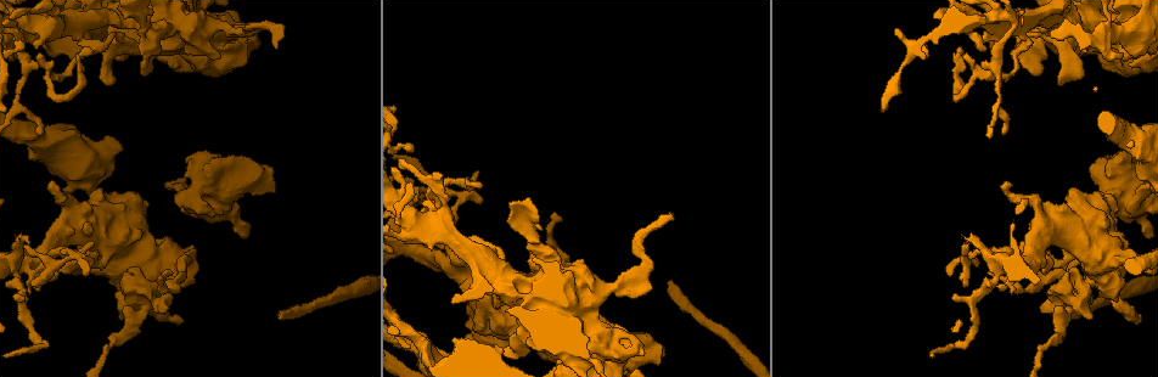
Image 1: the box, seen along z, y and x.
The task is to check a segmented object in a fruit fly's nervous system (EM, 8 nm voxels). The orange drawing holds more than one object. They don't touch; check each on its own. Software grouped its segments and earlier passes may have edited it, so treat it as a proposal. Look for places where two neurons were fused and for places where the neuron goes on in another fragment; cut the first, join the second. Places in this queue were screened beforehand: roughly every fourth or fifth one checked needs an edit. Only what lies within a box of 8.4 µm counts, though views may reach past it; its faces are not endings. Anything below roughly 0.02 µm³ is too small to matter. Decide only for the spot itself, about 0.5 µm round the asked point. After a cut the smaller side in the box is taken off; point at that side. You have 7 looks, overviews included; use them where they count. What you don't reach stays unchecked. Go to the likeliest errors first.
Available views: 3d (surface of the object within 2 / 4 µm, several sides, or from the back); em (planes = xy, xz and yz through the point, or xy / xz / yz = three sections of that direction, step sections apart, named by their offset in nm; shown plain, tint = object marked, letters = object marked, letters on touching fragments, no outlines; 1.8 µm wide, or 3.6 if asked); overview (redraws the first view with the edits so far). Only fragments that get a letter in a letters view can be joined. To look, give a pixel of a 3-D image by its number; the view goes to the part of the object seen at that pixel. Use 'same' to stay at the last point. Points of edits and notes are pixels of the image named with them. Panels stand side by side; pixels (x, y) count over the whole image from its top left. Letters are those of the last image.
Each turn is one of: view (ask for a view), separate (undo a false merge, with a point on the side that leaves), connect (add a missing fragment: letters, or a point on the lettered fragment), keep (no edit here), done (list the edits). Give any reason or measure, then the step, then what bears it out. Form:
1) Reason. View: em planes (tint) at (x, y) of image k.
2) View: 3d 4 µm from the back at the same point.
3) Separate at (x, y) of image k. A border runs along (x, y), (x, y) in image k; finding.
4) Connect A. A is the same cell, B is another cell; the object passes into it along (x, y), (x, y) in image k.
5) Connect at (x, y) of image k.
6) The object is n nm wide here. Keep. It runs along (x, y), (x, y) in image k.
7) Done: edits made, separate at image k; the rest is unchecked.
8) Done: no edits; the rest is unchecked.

Thick turns thin. View: em yz step 4 (tint) at (586, 294) of image 1.

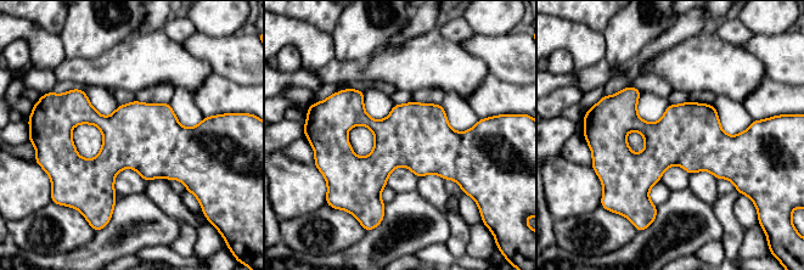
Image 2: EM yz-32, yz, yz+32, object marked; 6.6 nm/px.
Cut it another way. View: em planes (letters) at the same point.

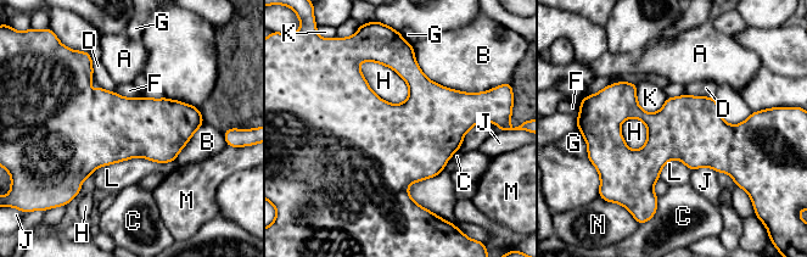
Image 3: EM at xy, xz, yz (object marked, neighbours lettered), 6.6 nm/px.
Keep. A, B, C, D, F, G, H, J, K, L, M and N are other cells; a border runs along (634, 84), (645, 111), (662, 107) in image 3; continuous, no second neuron.

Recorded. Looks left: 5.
Branch stops here. View: 3d 4 µm at (278, 318) of image 1.

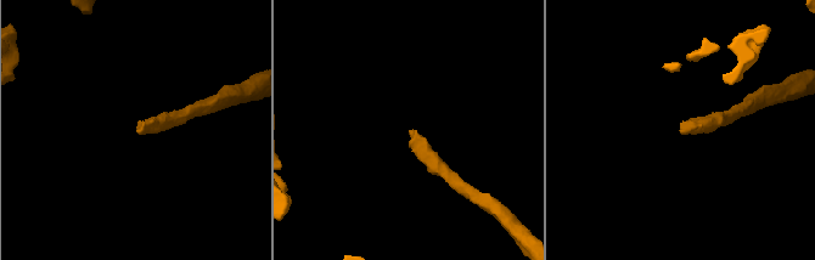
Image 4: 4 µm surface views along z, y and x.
View: em planes (plain) at (138, 132) of image 4.

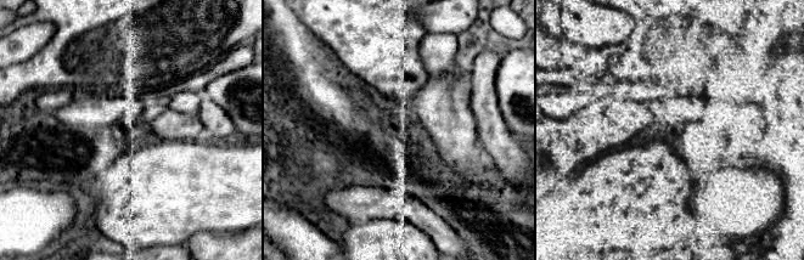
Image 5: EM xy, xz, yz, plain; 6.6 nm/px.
What lies round it. View: em planes (letters) at the same point.

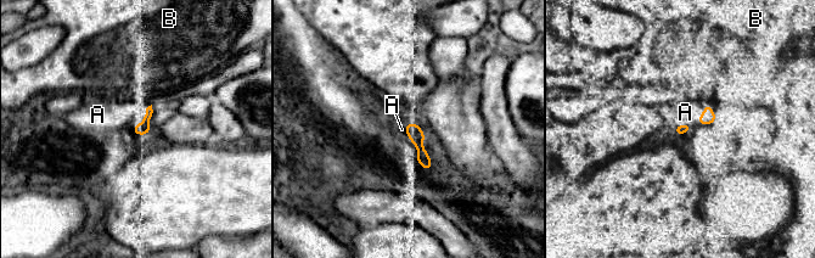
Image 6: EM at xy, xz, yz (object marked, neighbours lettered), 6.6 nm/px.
Connect A. A is the same cell, B is another cell; the neuron continues.

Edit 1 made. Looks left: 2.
Calibre changes. View: em 3.6 µm xz step 4 (letters) at (180, 259) of image 1.

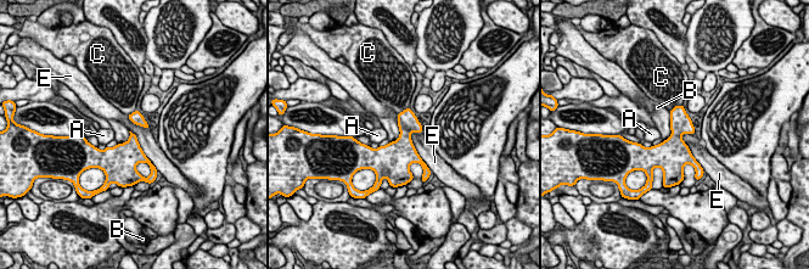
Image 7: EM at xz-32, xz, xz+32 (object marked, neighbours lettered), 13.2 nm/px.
Keep. A, B, C and E are other cells; a border runs along (411, 132), (410, 140), (428, 168) in image 7; continuous, no second neuron.

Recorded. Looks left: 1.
Done: edits made, connect at image 6; the rest is unchecked.

